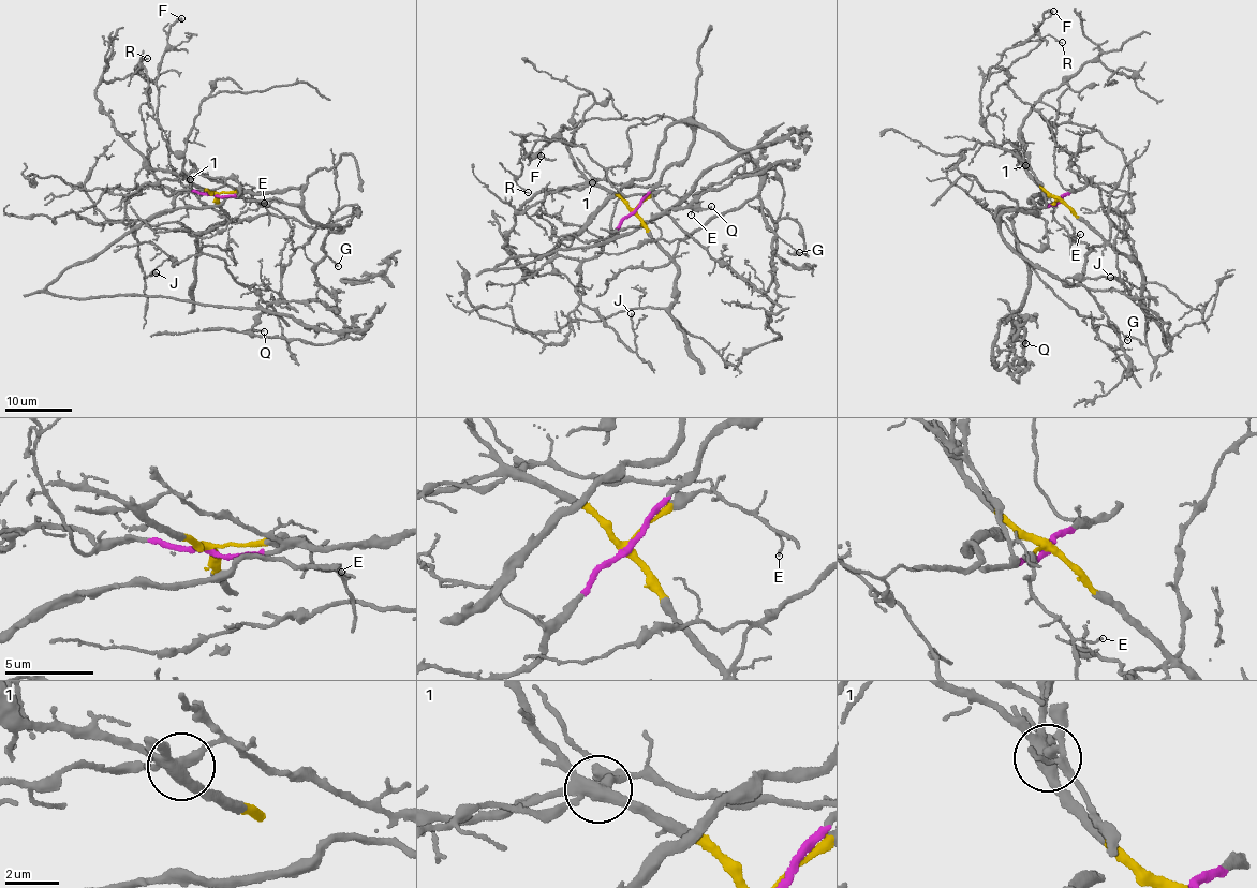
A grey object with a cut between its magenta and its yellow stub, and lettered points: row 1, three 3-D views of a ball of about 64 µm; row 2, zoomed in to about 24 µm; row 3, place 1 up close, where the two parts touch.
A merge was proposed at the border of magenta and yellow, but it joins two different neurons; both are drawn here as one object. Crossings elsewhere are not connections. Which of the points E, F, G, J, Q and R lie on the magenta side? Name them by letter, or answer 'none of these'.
G, J, Q

